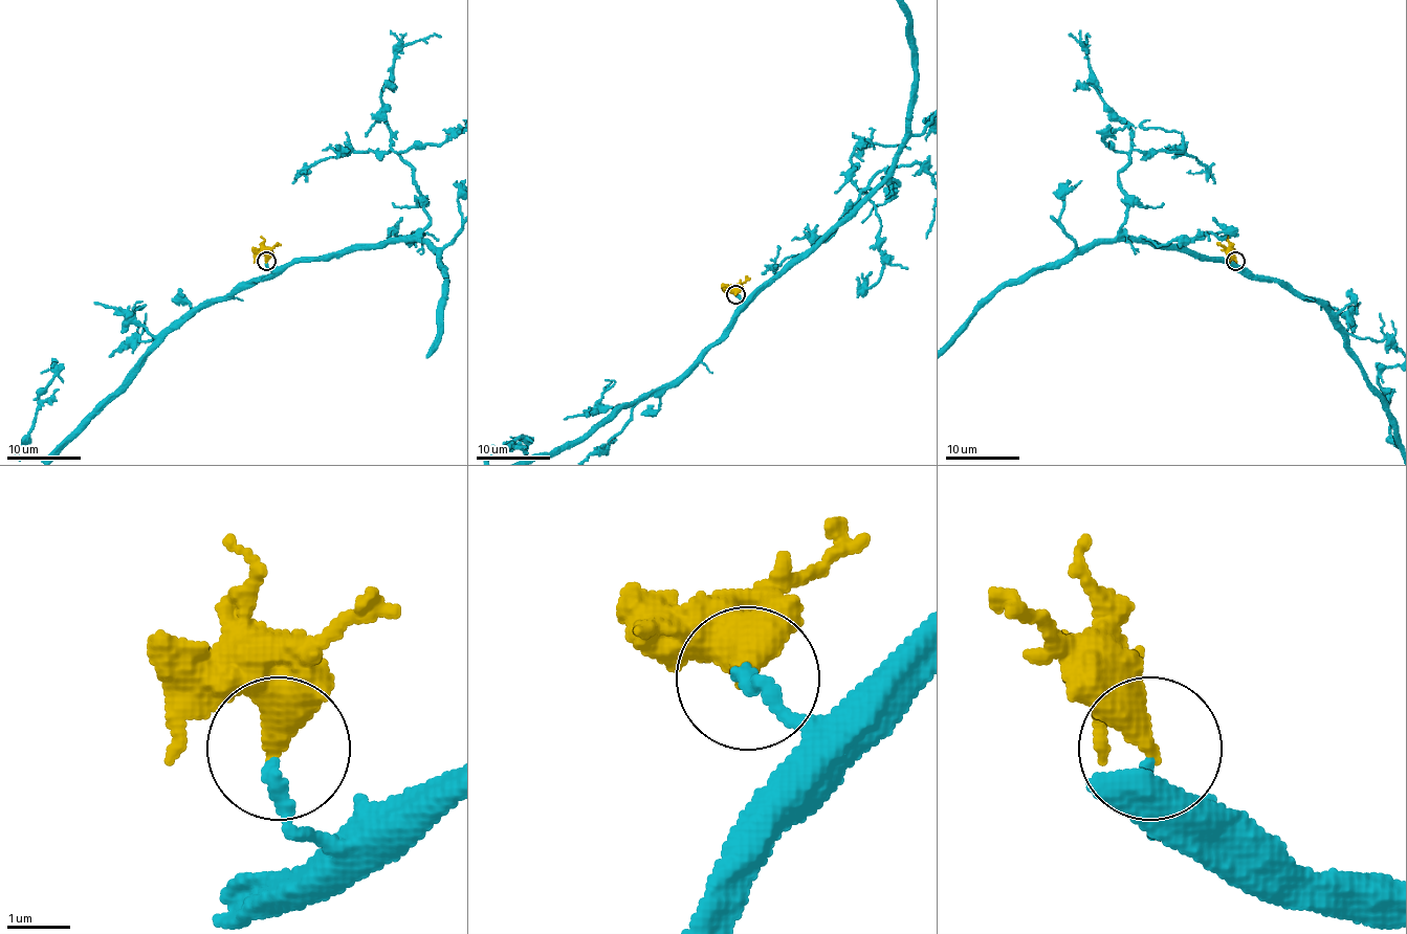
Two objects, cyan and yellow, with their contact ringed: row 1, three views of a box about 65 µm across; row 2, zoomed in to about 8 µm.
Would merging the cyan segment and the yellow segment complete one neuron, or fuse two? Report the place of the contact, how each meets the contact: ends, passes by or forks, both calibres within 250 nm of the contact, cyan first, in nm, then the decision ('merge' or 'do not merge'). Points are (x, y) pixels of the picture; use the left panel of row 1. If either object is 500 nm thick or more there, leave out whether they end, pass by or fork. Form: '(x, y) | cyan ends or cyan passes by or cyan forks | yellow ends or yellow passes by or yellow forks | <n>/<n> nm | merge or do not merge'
(266, 261) | cyan ends | yellow ends | 180/480 nm | merge

